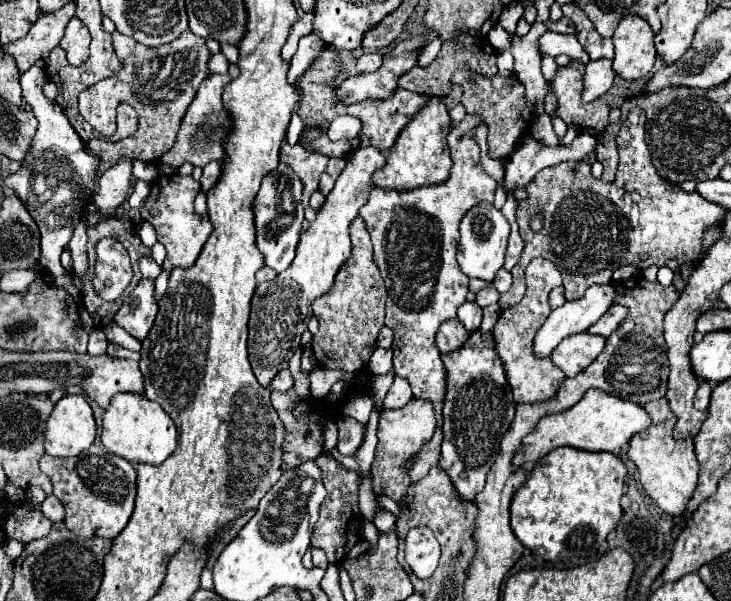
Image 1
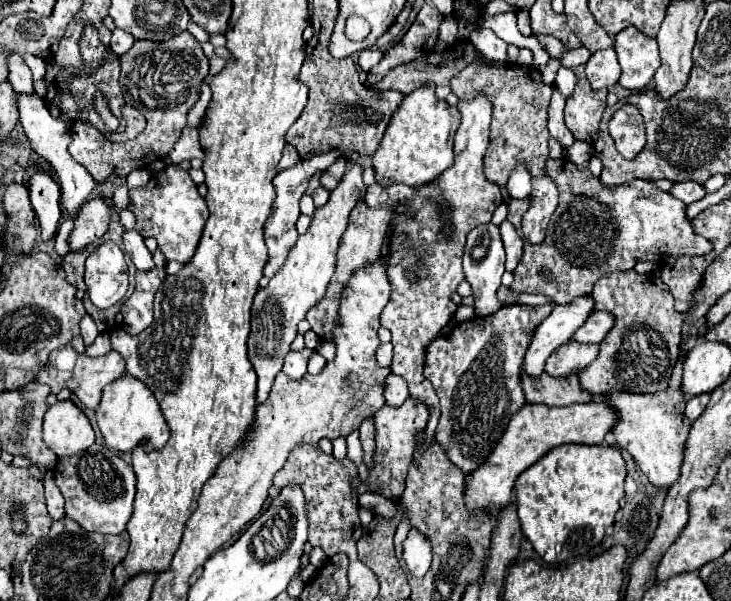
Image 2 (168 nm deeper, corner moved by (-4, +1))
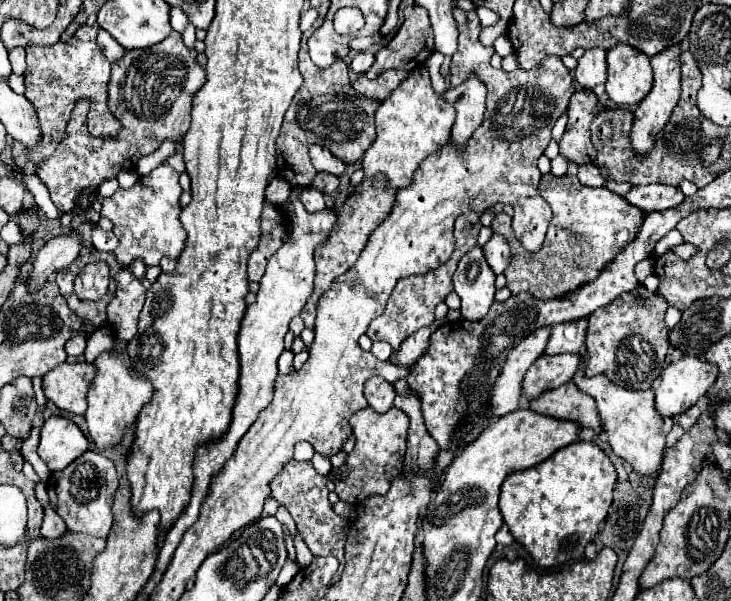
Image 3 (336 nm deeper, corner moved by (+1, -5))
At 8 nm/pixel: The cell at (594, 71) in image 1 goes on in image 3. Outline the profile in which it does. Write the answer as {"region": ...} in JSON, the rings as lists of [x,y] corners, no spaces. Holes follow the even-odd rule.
{"region":[[[590,48],[578,60],[574,76],[582,88],[594,88],[596,84],[606,82],[606,50]]]}

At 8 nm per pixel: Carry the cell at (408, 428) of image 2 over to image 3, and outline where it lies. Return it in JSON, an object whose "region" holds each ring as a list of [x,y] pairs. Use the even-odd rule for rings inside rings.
{"region":[[[362,408],[354,412],[354,416],[350,416],[350,428],[356,438],[356,446],[346,456],[348,476],[336,482],[334,492],[338,494],[340,500],[356,504],[372,494],[386,494],[390,490],[390,480],[398,476],[398,472],[402,470],[406,452],[408,416],[398,408],[392,408],[384,414],[378,414],[372,408]]]}

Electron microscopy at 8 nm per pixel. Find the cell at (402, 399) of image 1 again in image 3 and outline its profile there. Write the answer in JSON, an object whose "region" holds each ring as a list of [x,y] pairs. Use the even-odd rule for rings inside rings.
{"region":[[[370,378],[364,386],[364,398],[368,400],[368,406],[376,412],[386,412],[392,408],[392,402],[396,398],[396,390],[392,384],[388,384],[384,378]]]}

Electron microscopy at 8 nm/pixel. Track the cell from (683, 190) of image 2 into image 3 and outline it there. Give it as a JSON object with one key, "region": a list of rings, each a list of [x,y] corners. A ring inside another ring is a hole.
{"region":[[[646,184],[646,186],[634,186],[624,198],[626,202],[638,206],[640,210],[652,212],[652,210],[668,210],[682,204],[684,194],[674,186]]]}

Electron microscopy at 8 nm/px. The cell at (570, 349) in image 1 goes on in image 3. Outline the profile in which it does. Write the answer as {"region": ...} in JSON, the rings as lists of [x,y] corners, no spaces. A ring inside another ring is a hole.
{"region":[[[560,354],[560,356],[542,356],[538,358],[522,380],[522,396],[526,400],[538,398],[546,390],[554,390],[574,376],[578,370],[578,354]]]}

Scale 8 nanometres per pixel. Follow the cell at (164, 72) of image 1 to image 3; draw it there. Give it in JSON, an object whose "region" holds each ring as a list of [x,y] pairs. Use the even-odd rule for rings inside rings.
{"region":[[[172,30],[172,34],[160,42],[158,46],[150,46],[146,50],[128,50],[124,54],[122,60],[112,64],[112,78],[108,84],[108,106],[110,112],[120,120],[122,128],[120,128],[120,136],[118,138],[98,138],[98,158],[60,158],[60,154],[56,158],[46,160],[44,164],[40,164],[42,168],[36,172],[38,178],[46,184],[50,198],[54,202],[54,206],[62,212],[68,212],[70,208],[74,208],[74,200],[78,196],[78,192],[82,188],[98,188],[104,180],[116,178],[118,170],[124,166],[126,170],[134,170],[136,162],[142,156],[148,156],[152,152],[156,152],[160,148],[160,144],[164,140],[174,140],[174,142],[182,142],[182,136],[186,134],[188,126],[190,126],[190,108],[192,108],[192,96],[196,94],[196,90],[204,84],[206,80],[206,72],[204,68],[196,62],[196,50],[188,48],[182,42],[182,36],[178,32]]]}

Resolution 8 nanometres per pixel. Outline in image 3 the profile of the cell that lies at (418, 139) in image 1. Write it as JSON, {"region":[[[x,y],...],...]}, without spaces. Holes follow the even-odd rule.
{"region":[[[426,66],[412,70],[408,78],[386,100],[382,100],[376,110],[376,140],[362,158],[364,174],[376,176],[382,172],[396,190],[410,186],[414,170],[422,158],[440,150],[450,140],[452,124],[454,108],[434,92]]]}

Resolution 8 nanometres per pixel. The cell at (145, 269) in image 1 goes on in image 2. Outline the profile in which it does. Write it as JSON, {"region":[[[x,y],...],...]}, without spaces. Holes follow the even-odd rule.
{"region":[[[127,230],[123,234],[123,242],[125,242],[125,250],[129,252],[129,256],[131,256],[137,270],[147,272],[155,266],[153,264],[153,254],[147,250],[147,246],[143,242],[143,236],[139,236],[137,230]]]}

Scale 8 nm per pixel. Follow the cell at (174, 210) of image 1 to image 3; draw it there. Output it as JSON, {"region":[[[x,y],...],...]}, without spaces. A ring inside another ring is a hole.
{"region":[[[166,162],[154,168],[148,176],[138,178],[138,182],[130,190],[118,188],[112,196],[102,200],[100,216],[108,218],[114,224],[114,234],[120,240],[120,246],[114,250],[114,256],[122,268],[132,264],[134,260],[142,260],[146,266],[158,266],[162,256],[178,258],[184,242],[186,230],[180,222],[180,204],[178,198],[182,188],[178,184],[178,174]]]}

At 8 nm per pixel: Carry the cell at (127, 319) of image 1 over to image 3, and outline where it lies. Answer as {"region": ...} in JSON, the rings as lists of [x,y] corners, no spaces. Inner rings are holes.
{"region":[[[122,268],[114,276],[114,280],[116,280],[116,292],[106,308],[108,322],[112,324],[118,338],[130,342],[130,338],[134,338],[138,332],[136,324],[138,324],[138,314],[144,306],[146,288],[130,274],[128,268]]]}

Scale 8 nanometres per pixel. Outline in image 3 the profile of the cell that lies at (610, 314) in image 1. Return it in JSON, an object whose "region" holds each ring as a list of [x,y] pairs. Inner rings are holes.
{"region":[[[582,318],[578,322],[554,326],[544,354],[548,354],[548,356],[556,356],[556,354],[564,354],[564,352],[578,354],[578,350],[582,350],[584,342],[586,342],[586,328],[588,328],[586,318]]]}

